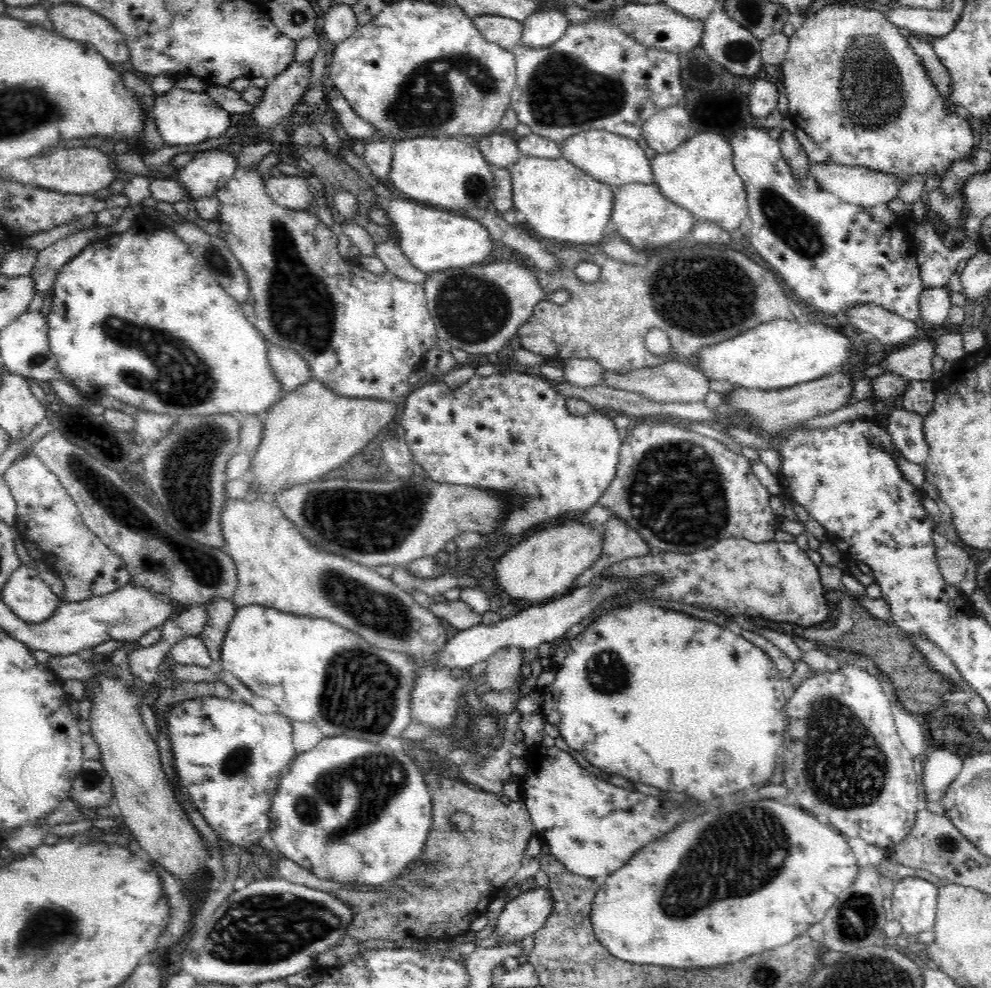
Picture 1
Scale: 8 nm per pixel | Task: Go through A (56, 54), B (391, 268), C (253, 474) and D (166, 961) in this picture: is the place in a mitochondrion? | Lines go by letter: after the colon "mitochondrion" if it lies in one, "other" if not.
A: other
B: other
C: other
D: other

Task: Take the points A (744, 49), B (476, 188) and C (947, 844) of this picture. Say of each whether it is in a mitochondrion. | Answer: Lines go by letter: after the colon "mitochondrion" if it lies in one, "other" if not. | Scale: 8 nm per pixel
A: mitochondrion
B: mitochondrion
C: mitochondrion

